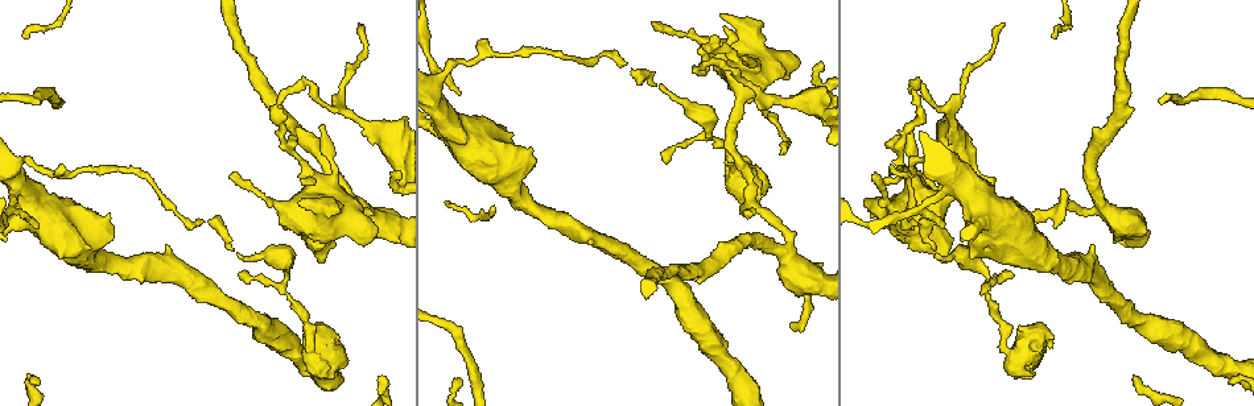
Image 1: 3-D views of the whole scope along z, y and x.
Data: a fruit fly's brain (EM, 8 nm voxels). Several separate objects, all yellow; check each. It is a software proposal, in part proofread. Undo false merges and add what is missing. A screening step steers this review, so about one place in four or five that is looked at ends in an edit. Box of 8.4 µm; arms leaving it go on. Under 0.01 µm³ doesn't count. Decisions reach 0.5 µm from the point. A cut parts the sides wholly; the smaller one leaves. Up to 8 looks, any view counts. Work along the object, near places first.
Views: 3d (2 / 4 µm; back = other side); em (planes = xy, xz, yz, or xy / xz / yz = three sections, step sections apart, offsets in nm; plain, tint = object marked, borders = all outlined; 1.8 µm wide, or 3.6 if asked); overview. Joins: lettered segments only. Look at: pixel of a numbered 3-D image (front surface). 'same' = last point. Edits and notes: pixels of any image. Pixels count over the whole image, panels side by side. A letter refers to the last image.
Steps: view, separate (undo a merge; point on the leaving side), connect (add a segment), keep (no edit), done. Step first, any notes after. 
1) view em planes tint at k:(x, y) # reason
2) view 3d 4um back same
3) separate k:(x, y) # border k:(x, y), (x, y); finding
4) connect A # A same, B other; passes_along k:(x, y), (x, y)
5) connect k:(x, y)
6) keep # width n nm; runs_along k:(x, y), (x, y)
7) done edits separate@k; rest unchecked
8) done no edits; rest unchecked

view em planes borders at 1:(937, 256) # an open end

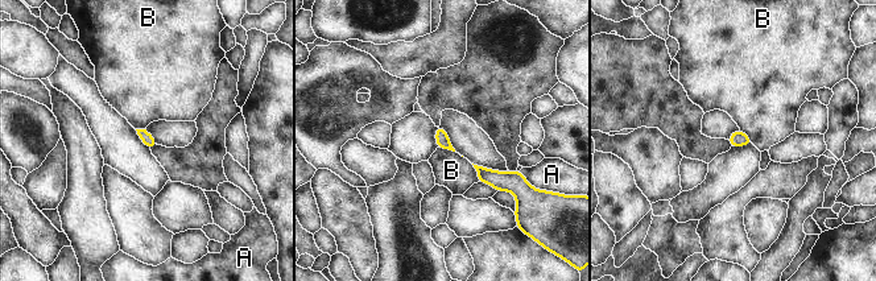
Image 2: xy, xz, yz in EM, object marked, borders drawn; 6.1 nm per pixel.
keep # A other, B other; border 2:(471, 164), (480, 181); none of them fits

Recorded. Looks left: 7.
view 3d 4um at 1:(872, 175) # thin end

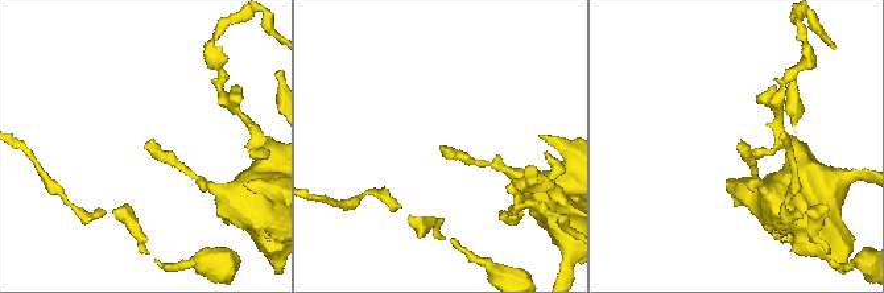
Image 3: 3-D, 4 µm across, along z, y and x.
view em 3.6um planes tint at 3:(737, 148)

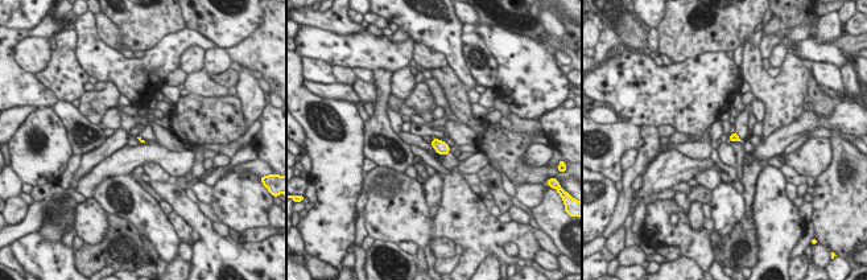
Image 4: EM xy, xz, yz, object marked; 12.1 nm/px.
view em 3.6um planes borders same

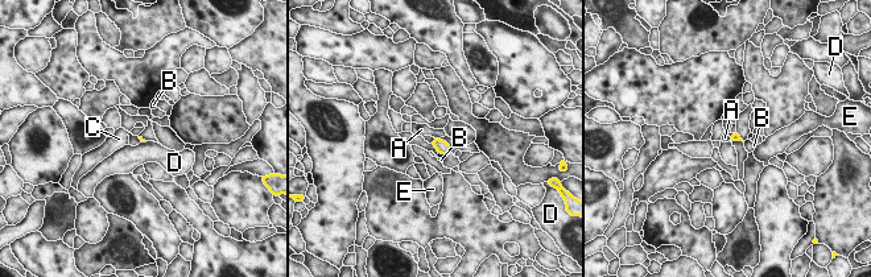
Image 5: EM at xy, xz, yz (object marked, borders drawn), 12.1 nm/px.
keep # longest_contact C 160 nm; A other, B other, C other, D other, E other; border 5:(434, 137), (438, 139); no lettered segment goes on from it

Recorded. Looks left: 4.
view em xz step 4 borders at 1:(725, 63) # abrupt turn

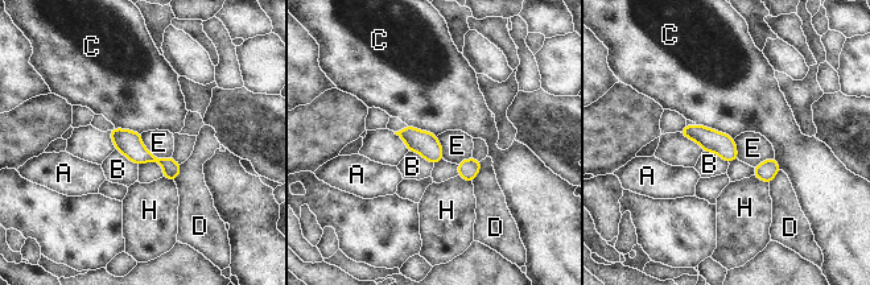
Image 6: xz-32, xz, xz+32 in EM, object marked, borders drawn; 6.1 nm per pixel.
view em planes borders same # another direction

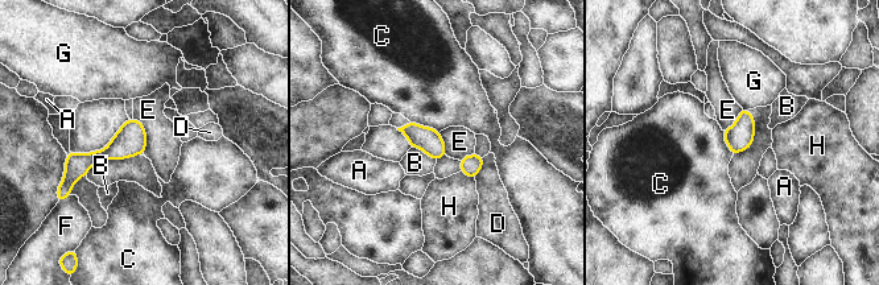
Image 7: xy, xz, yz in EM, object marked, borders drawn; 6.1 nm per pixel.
keep # longest_contact E 240 nm; A other, B other, C other, D other, E other, F other, G other, H other; border 7:(132, 118), (144, 128), (144, 153); one neuron here

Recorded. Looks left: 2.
done no edits; rest unchecked

